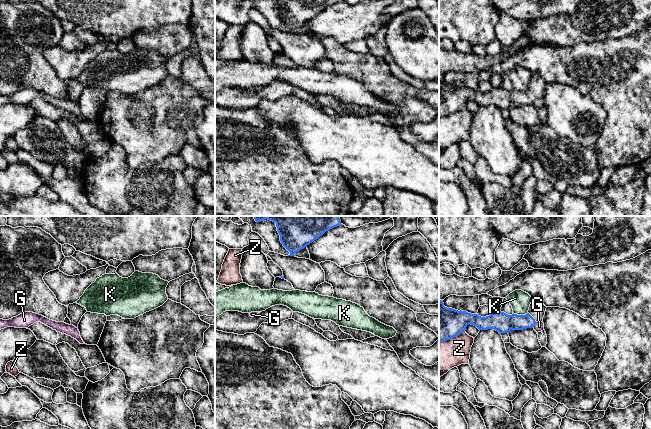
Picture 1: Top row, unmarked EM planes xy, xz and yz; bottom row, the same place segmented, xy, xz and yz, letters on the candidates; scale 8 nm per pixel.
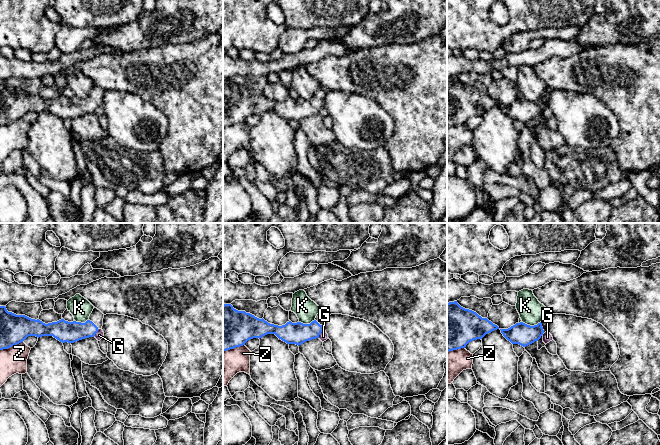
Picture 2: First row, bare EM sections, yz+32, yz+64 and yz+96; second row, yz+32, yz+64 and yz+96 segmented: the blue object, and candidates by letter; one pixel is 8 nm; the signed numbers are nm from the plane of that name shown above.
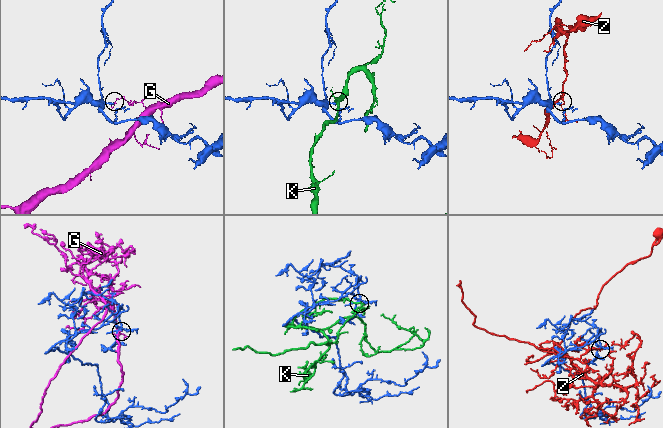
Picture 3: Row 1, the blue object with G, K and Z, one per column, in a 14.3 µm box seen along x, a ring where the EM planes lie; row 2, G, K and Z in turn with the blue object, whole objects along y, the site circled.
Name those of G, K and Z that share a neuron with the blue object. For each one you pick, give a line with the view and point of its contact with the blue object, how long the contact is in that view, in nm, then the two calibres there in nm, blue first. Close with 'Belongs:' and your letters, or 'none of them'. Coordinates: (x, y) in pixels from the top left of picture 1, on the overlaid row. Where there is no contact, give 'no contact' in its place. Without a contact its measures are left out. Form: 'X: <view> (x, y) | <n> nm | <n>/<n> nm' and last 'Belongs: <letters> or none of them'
Belongs: none of them

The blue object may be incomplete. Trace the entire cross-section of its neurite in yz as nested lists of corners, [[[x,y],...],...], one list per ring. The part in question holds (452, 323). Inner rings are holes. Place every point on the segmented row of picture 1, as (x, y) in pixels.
[[[533,297],[526,315],[514,313],[508,315],[499,311],[481,317],[478,314],[447,308],[443,301],[439,300],[439,343],[459,336],[465,332],[469,324],[476,326],[479,330],[494,329],[500,334],[509,334],[511,330],[533,328],[536,322],[543,321],[546,308],[539,298]]]

